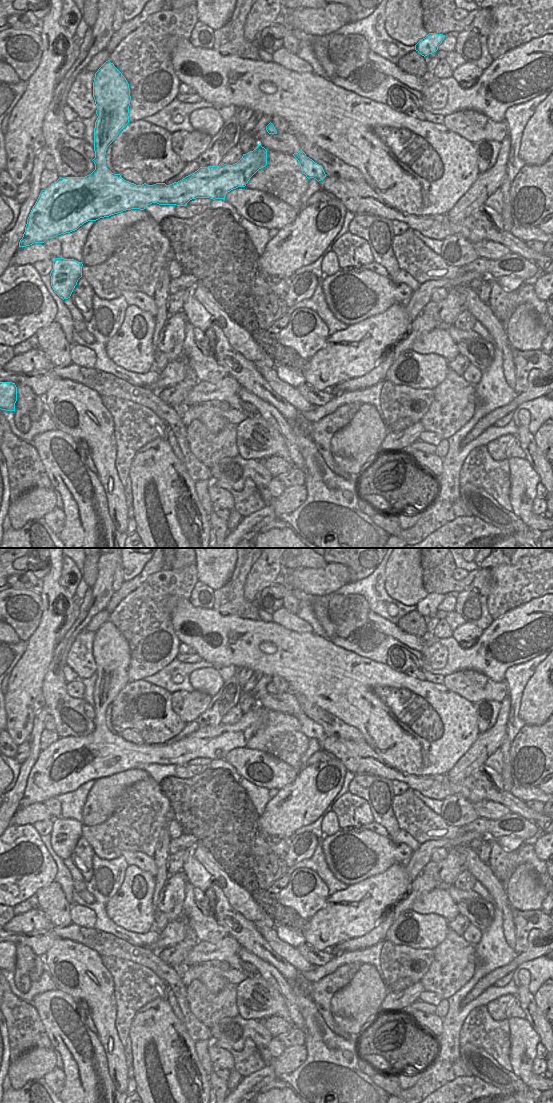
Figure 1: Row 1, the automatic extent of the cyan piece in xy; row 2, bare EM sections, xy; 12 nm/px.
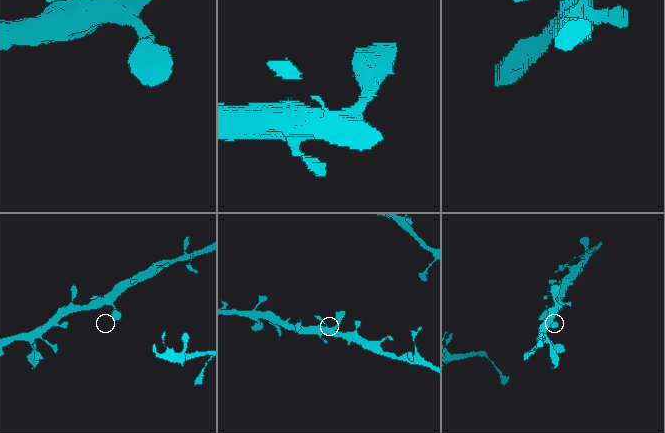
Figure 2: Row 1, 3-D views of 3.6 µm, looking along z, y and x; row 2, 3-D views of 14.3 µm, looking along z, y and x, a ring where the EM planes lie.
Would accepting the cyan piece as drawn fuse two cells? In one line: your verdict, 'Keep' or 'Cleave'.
Keep

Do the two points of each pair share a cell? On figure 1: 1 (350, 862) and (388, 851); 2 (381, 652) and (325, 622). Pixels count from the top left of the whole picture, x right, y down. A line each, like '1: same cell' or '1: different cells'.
1: same cell
2: different cells

